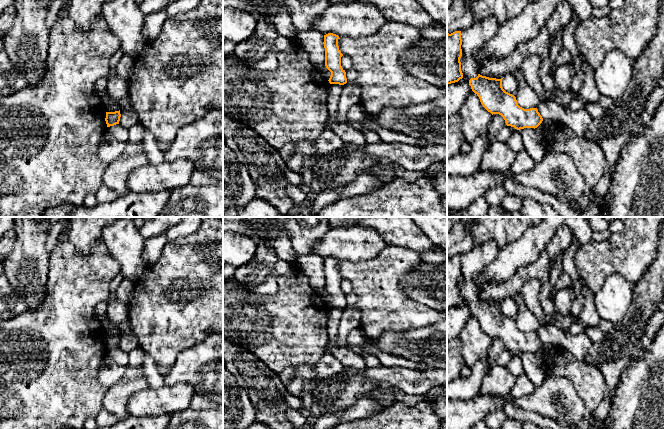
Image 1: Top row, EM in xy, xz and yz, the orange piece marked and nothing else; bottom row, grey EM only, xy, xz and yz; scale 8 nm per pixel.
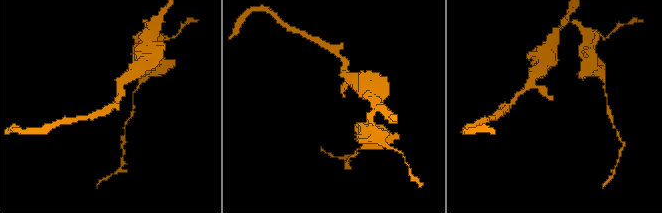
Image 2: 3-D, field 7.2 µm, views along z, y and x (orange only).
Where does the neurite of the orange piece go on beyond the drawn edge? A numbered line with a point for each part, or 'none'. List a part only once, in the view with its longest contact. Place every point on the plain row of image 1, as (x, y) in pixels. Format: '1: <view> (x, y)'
none

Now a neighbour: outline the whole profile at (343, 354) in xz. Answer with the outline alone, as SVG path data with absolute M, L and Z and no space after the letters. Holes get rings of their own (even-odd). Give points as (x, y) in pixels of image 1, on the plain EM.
M330 308L328 320L328 344L325 352L330 352L344 367L357 367L363 364L363 359L351 351L348 345L339 346L337 343L338 329L343 309Z

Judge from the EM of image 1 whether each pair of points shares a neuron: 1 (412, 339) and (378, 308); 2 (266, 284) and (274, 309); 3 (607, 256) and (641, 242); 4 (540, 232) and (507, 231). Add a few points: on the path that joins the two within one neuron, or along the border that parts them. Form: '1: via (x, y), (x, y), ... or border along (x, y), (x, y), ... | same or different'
1: border along (426, 325), (404, 331), (384, 331), (381, 334) | different
2: border along (278, 277), (277, 291), (274, 294), (257, 295) | different
3: via (615, 256), (622, 253), (630, 253), (633, 250) | same
4: border along (529, 227), (520, 237), (504, 246) | different

